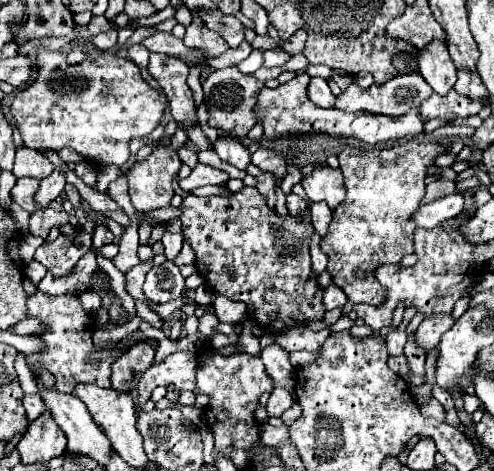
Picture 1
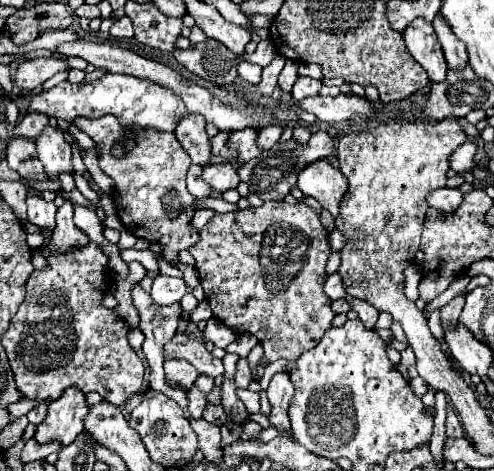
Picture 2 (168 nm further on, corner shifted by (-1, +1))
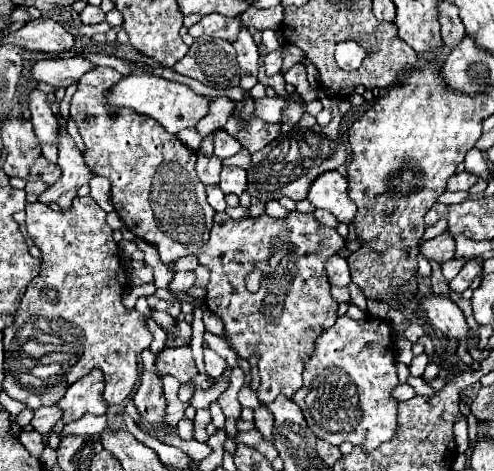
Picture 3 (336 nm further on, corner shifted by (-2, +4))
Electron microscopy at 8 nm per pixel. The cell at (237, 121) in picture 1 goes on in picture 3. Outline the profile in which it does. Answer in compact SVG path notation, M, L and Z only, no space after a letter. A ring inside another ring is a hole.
M274 51L274 53L268 53L266 59L264 59L264 71L268 77L276 75L282 67L282 51Z

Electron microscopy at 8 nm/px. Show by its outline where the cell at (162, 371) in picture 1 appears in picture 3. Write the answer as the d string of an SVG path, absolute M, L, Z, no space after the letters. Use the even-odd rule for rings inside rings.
M180 347L180 349L164 349L158 359L156 359L156 369L160 373L170 373L174 375L180 383L192 381L198 373L192 351L190 347Z

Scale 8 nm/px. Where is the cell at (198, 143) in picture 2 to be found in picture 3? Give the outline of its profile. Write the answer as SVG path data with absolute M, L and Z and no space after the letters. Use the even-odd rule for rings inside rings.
M196 151L196 155L198 155L198 161L196 161L198 179L204 185L216 185L220 169L222 169L222 161L216 155L206 155L202 151Z

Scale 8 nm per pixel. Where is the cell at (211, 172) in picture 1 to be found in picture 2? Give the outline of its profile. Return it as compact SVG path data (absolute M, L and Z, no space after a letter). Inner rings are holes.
M221 162L221 164L215 164L215 166L207 166L203 170L203 178L205 182L211 184L213 190L217 192L225 192L225 190L231 190L231 188L237 188L239 186L239 176L237 176L237 170L233 168L231 162Z

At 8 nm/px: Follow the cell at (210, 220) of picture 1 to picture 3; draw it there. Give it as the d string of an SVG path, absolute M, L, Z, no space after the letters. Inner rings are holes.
M294 211L288 217L274 219L266 213L258 217L230 219L226 213L214 215L214 225L210 229L210 239L196 253L200 265L210 269L210 283L206 293L206 307L224 321L228 345L244 359L258 353L260 387L258 397L262 403L272 403L280 393L292 395L300 389L302 369L314 353L316 339L336 323L338 303L330 295L330 283L326 277L326 261L344 247L344 239L336 229L320 225L312 213ZM252 271L262 271L262 283L258 291L246 289L246 275Z

